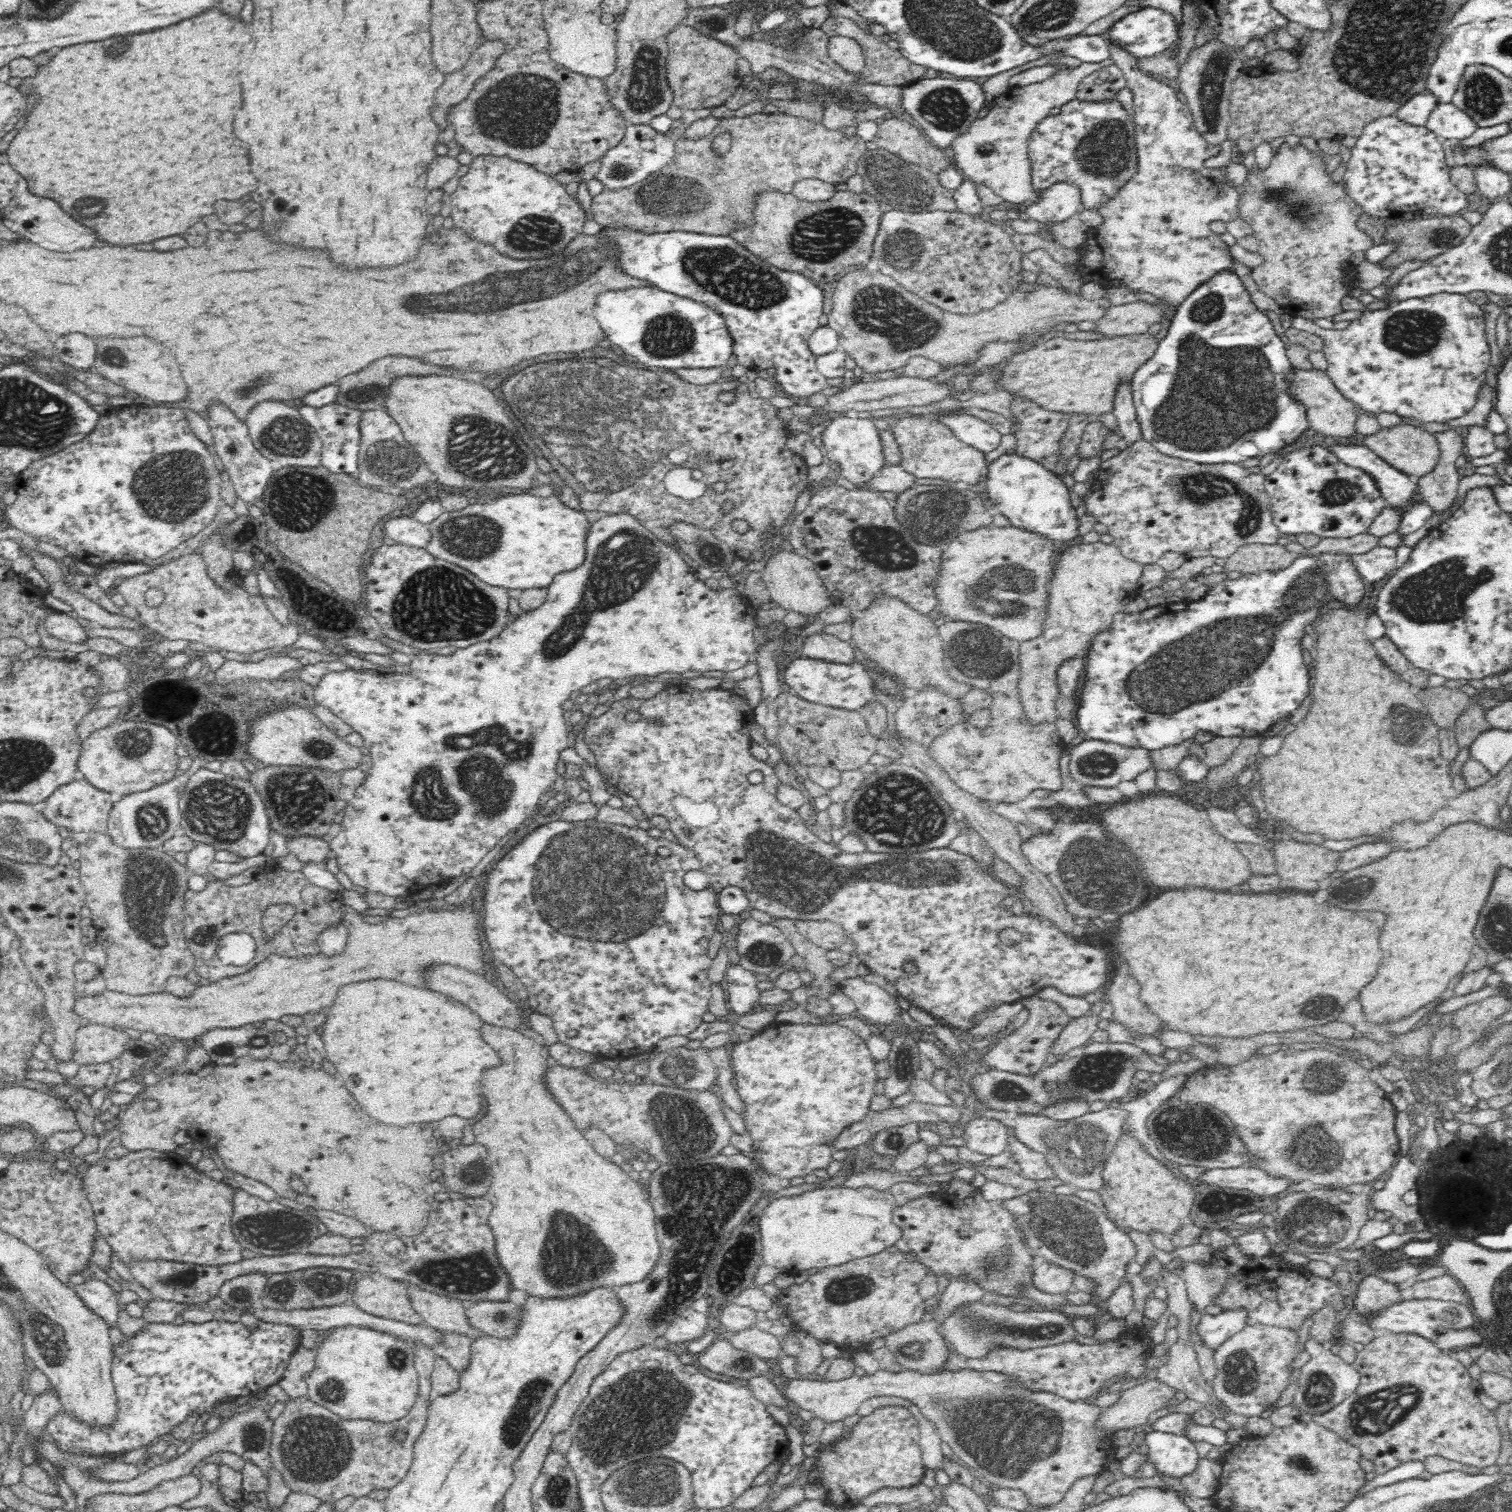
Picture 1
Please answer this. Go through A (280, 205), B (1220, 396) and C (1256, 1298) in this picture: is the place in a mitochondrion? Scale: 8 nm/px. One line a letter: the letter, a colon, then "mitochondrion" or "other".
A: other
B: mitochondrion
C: other

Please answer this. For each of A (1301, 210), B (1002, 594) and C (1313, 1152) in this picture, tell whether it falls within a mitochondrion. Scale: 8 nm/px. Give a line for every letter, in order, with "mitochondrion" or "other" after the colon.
A: mitochondrion
B: mitochondrion
C: mitochondrion

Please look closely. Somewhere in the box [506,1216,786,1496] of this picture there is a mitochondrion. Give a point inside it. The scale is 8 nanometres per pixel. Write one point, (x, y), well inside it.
(638, 1415)

